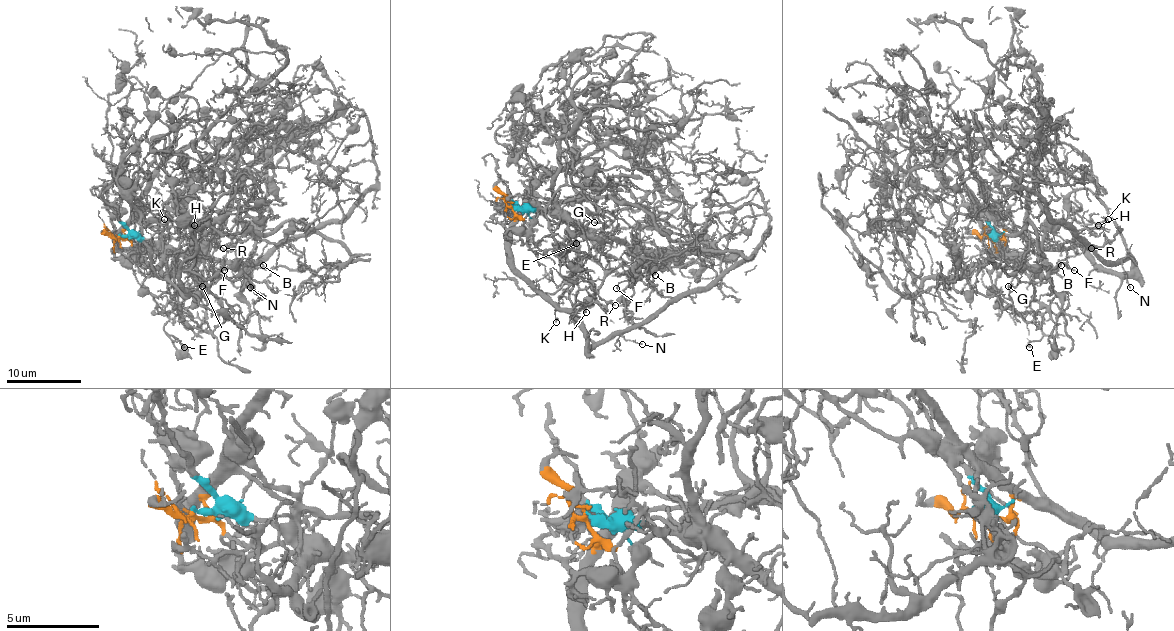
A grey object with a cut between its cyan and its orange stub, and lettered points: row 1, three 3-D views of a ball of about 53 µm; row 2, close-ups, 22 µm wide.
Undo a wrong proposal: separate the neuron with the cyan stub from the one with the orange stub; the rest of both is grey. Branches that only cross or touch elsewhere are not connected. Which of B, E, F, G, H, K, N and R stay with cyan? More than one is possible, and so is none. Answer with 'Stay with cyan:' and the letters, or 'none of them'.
Stay with cyan: B, E, F, G

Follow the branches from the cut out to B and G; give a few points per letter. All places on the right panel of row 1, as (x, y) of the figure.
B: (989, 235), (1006, 252), (1025, 248), (1037, 162), (1044, 260), (1061, 265)
G: (989, 235), (1006, 252), (1020, 256), (1014, 278), (1008, 286)

